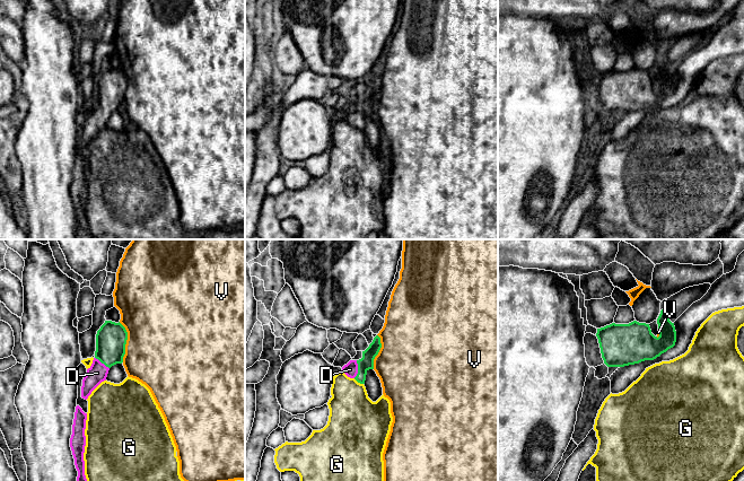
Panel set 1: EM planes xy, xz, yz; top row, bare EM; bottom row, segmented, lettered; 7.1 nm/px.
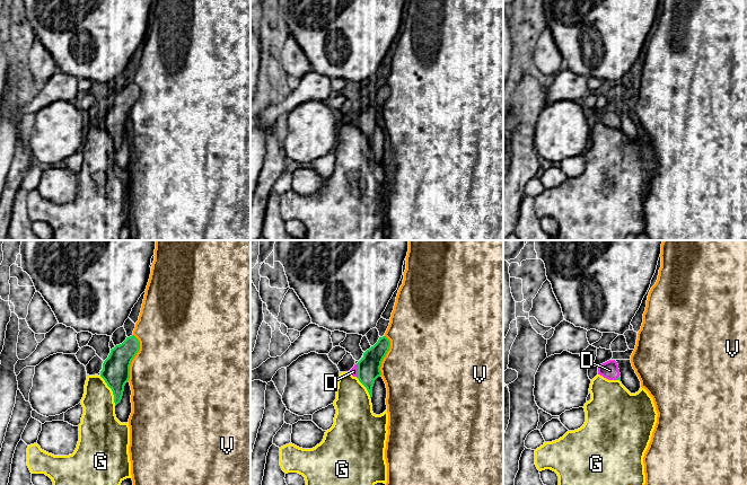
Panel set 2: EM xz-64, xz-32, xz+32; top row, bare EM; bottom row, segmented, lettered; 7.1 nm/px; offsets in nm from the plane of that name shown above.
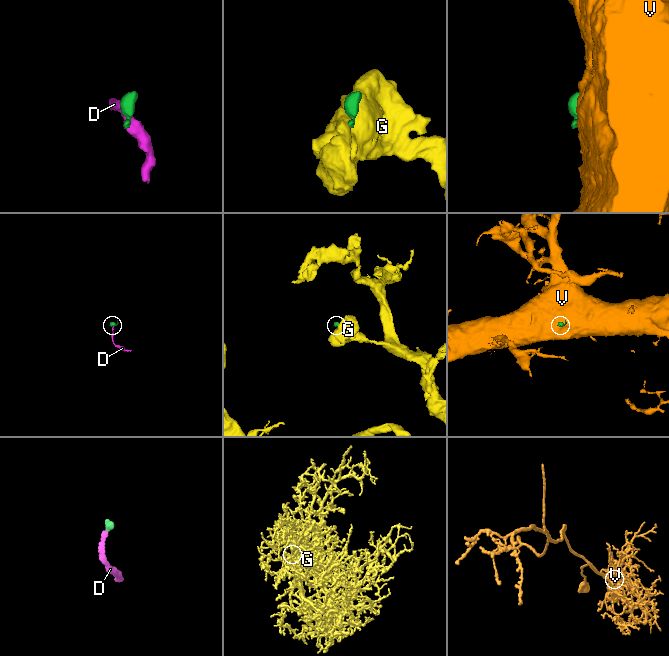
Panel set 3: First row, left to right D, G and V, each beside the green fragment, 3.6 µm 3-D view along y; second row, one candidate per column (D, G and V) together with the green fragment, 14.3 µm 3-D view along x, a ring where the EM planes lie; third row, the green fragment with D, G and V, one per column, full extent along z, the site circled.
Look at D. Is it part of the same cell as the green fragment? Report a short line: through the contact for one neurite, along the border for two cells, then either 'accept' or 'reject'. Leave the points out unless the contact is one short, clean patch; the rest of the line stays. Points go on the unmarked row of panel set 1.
xz (366, 110), (358, 116), (350, 116) | accept

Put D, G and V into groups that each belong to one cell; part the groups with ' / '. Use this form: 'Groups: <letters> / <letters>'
Groups: D / G / V

